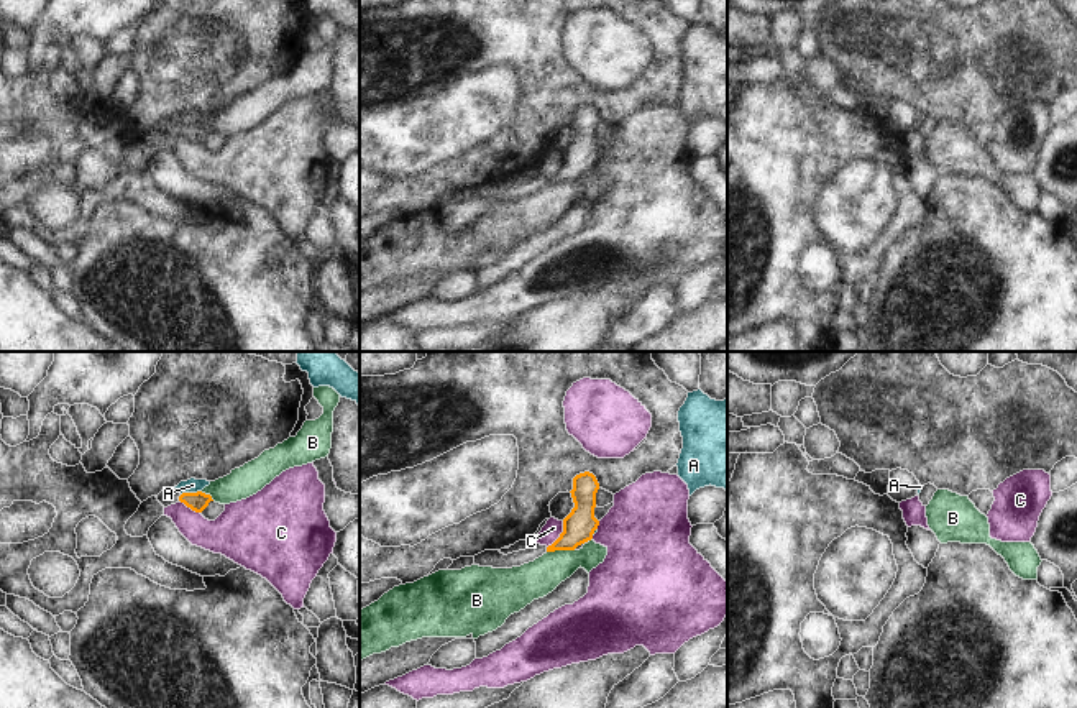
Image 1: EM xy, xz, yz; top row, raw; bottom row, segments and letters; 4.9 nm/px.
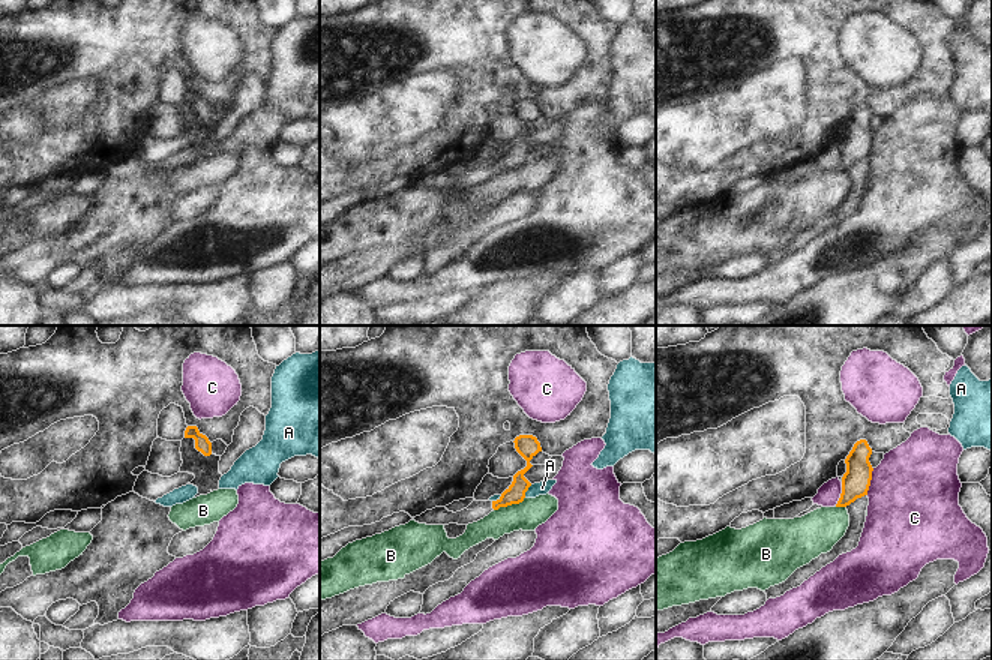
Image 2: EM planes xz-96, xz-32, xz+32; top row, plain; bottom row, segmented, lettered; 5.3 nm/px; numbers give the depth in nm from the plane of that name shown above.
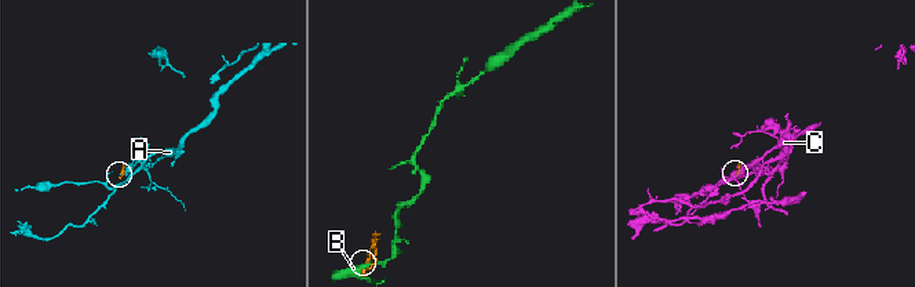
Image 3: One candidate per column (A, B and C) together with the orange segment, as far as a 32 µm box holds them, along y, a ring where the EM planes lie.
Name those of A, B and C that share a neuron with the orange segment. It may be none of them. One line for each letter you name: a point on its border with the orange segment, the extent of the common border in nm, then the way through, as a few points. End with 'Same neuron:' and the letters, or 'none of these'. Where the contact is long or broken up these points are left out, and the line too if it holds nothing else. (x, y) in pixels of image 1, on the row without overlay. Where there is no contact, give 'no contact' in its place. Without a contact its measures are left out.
Same neuron: none of these

